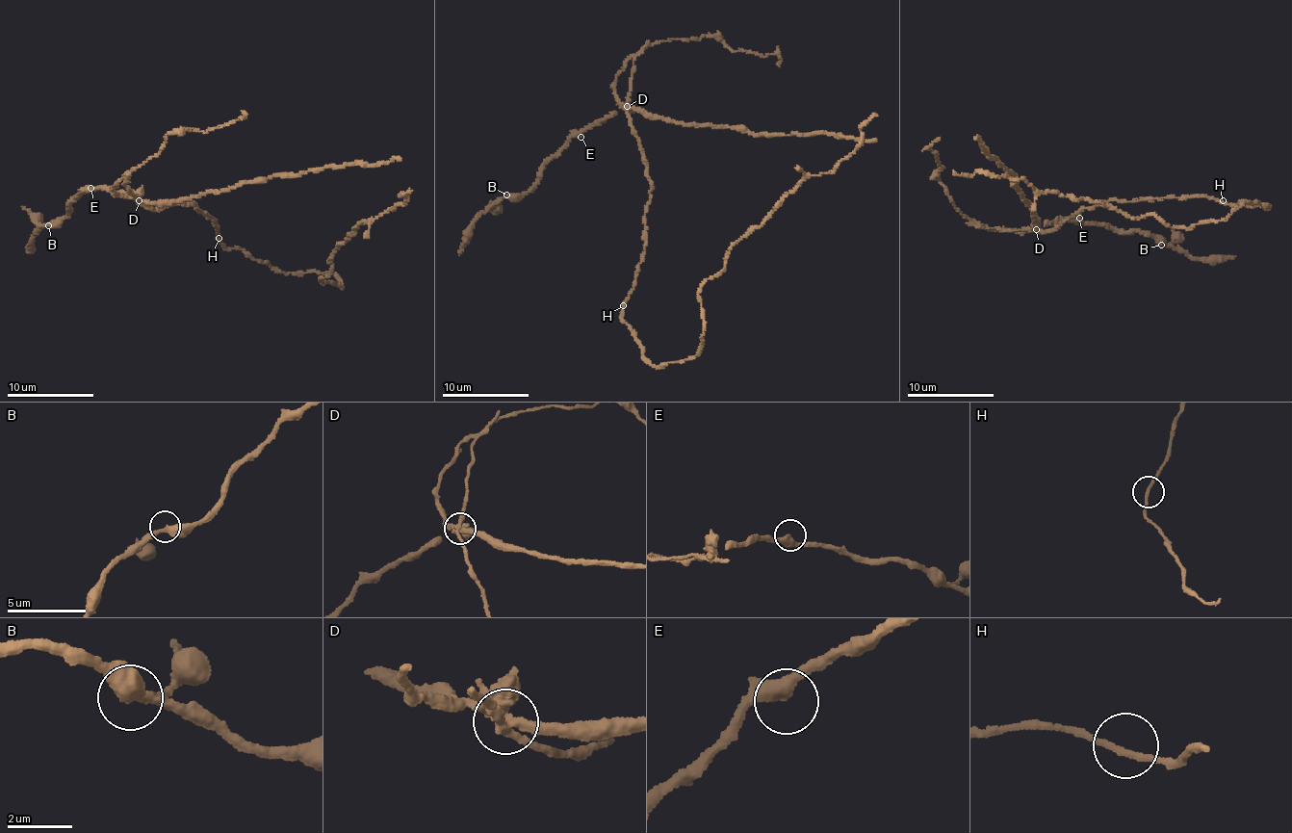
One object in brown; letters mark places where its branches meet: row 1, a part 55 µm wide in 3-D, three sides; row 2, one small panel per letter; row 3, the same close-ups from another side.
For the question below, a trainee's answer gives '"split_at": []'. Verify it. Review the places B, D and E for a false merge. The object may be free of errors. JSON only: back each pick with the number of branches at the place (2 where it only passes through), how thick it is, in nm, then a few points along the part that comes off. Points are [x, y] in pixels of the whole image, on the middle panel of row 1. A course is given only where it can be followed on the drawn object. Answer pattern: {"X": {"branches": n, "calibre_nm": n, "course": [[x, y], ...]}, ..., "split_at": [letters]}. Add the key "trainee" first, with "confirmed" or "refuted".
{"trainee": "refuted", "D": {"branches": 5, "calibre_nm": 360, "course": [[628, 106], [651, 191], [621, 317], [656, 366], [694, 358], [698, 291], [725, 254], [847, 158], [877, 116]]}, "split_at": ["D"]}

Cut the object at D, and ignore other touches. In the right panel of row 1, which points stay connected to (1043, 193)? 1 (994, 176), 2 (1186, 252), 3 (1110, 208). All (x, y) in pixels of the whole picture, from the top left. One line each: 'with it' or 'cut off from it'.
1: with it
2: cut off from it
3: with it

